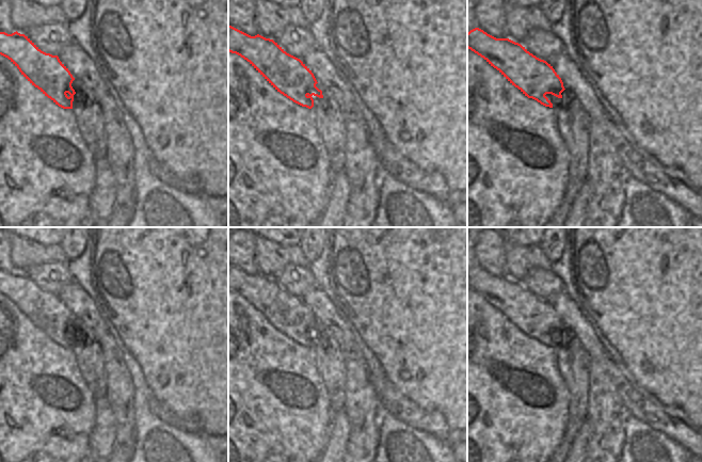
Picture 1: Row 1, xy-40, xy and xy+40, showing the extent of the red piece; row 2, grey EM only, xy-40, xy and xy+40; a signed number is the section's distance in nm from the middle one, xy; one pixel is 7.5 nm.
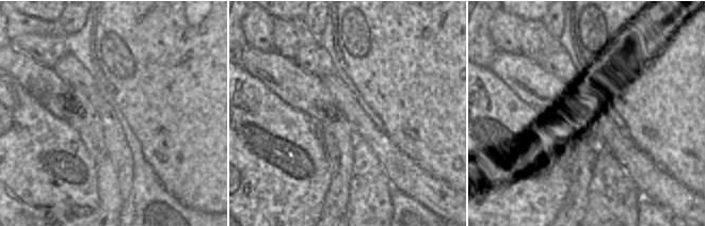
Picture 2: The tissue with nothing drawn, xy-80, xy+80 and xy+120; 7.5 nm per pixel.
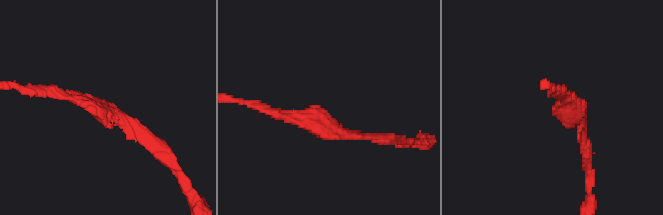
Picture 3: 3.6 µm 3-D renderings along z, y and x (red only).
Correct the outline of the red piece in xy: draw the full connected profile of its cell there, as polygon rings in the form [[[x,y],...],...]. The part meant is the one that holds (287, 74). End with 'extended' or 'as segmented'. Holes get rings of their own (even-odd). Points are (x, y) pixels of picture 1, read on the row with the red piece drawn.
[[[228,26],[228,51],[246,60],[277,92],[312,109],[323,101],[312,70],[273,39],[251,36]]]; extended

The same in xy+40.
[[[475,28],[467,33],[467,48],[483,58],[528,98],[554,111],[561,106],[563,101],[561,93],[565,90],[561,78],[551,64],[530,53],[521,44],[509,38],[496,38]]]; extended

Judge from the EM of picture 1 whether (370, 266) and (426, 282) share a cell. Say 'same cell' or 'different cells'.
same cell

